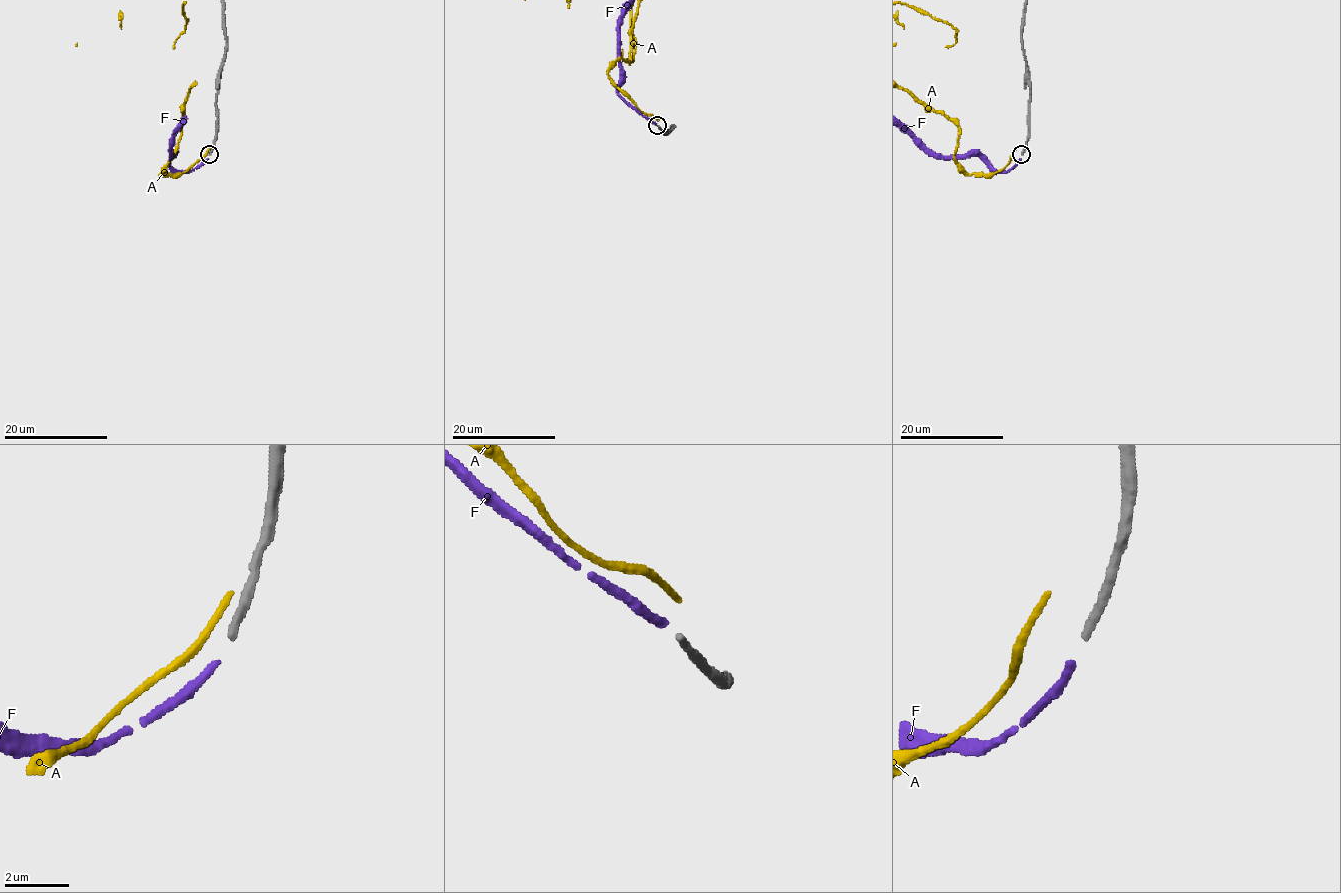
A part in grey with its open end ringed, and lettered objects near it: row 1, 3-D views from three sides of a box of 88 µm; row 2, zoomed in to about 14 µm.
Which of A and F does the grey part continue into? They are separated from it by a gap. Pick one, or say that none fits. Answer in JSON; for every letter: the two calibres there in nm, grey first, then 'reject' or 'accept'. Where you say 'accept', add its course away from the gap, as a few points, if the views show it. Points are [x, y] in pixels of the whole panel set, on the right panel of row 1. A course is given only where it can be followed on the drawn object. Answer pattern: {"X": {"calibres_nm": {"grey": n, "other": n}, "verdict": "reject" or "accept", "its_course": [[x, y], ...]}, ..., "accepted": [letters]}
{"A": {"calibres_nm": {"grey": 240, "other": 280}, "verdict": "reject"}, "F": {"calibres_nm": {"grey": 240, "other": 240}, "verdict": "accept"}, "accepted": ["F"]}

